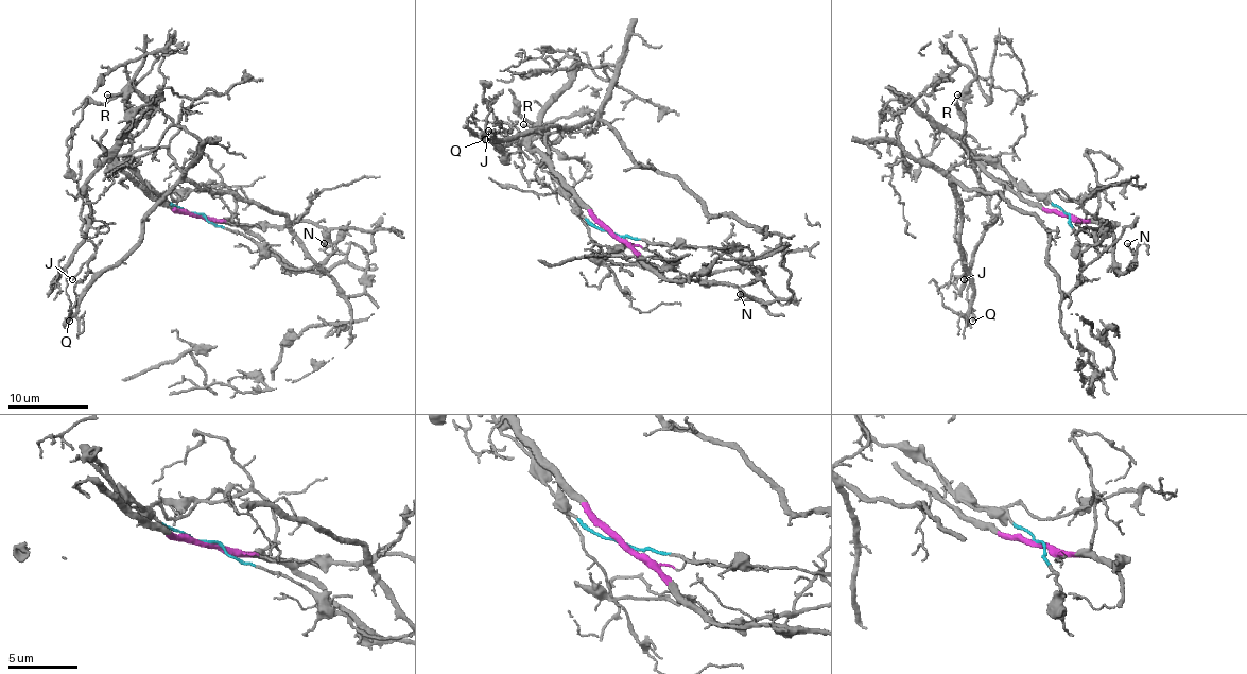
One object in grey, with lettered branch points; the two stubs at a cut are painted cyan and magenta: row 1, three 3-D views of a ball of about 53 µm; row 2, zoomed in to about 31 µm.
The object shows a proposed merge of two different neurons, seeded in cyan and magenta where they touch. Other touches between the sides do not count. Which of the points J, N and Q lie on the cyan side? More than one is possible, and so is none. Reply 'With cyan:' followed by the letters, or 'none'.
With cyan: J

